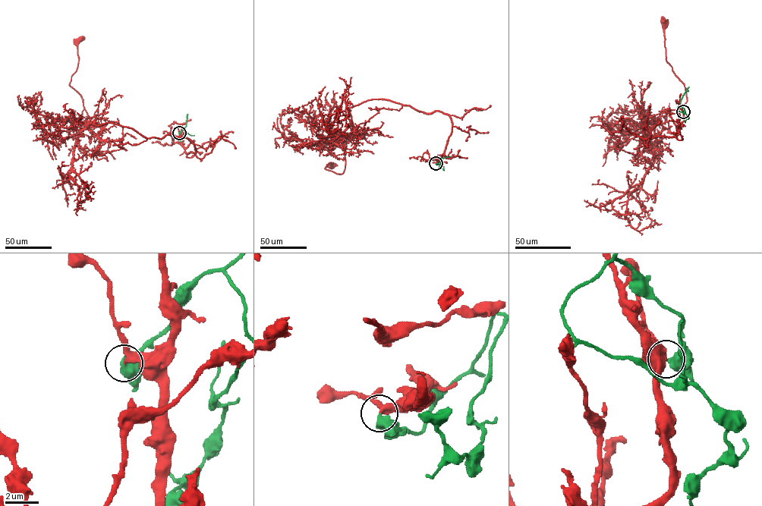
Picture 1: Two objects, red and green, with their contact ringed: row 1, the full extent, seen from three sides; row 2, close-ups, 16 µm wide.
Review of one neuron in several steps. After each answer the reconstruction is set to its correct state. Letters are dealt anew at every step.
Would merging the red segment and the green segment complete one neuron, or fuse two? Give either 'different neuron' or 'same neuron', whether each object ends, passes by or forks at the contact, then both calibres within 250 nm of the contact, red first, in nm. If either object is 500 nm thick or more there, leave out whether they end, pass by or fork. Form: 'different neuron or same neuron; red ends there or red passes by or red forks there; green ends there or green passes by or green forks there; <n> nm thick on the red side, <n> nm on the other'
different neuron; 320 nm thick on the red side, 550 nm on the other

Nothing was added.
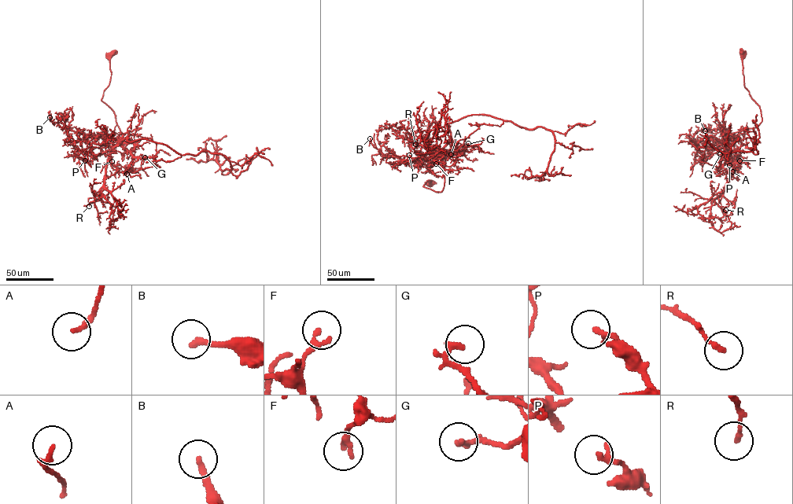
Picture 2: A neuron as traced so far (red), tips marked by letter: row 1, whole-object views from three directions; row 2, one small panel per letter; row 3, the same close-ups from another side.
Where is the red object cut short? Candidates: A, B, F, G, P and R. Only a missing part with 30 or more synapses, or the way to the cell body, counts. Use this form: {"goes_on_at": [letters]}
{"goes_on_at": ["B"]}

